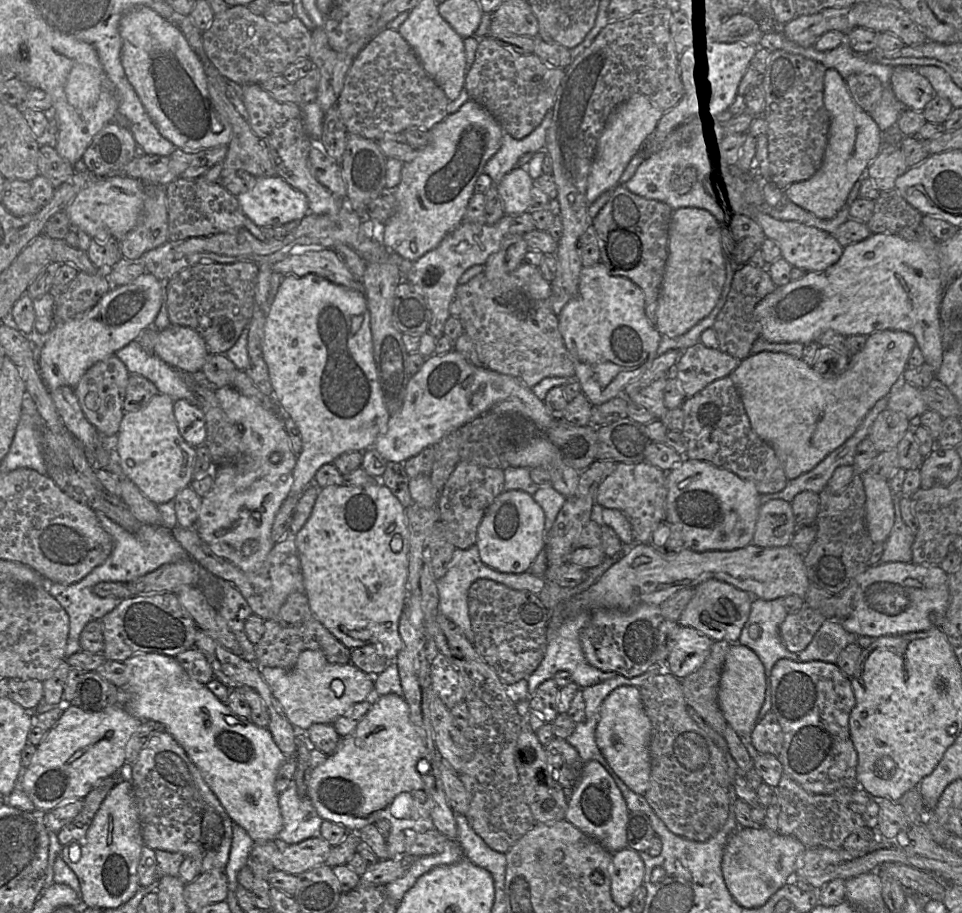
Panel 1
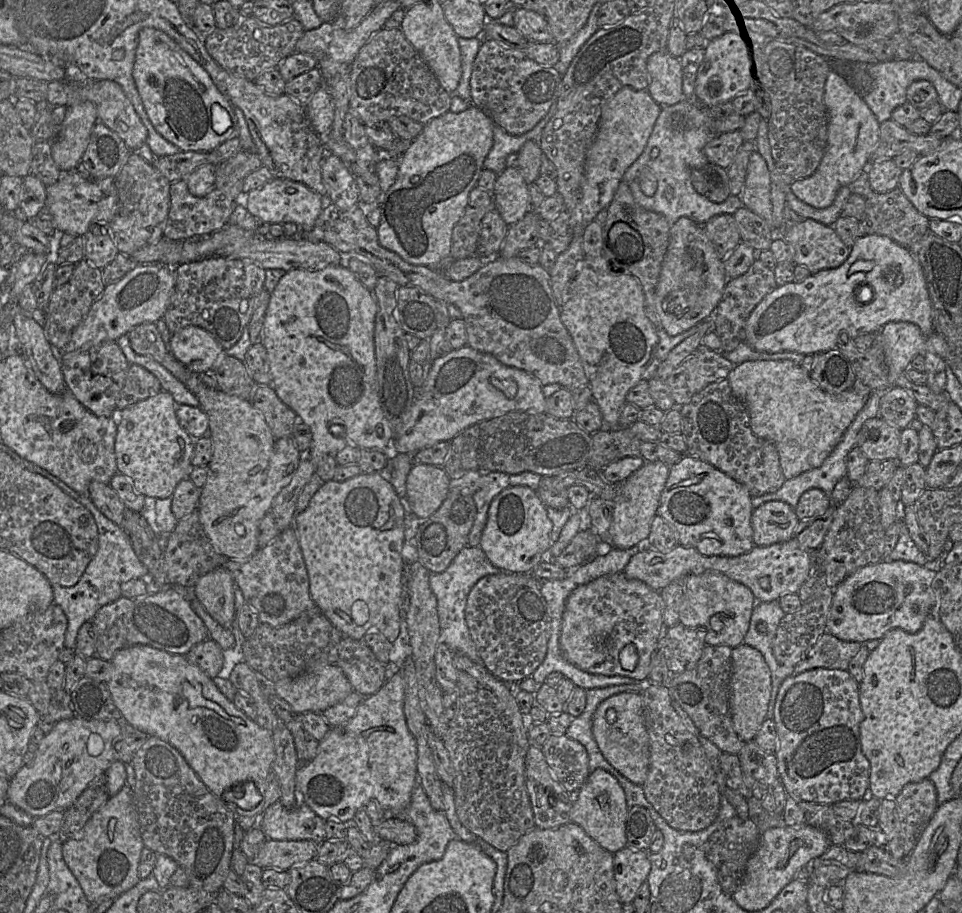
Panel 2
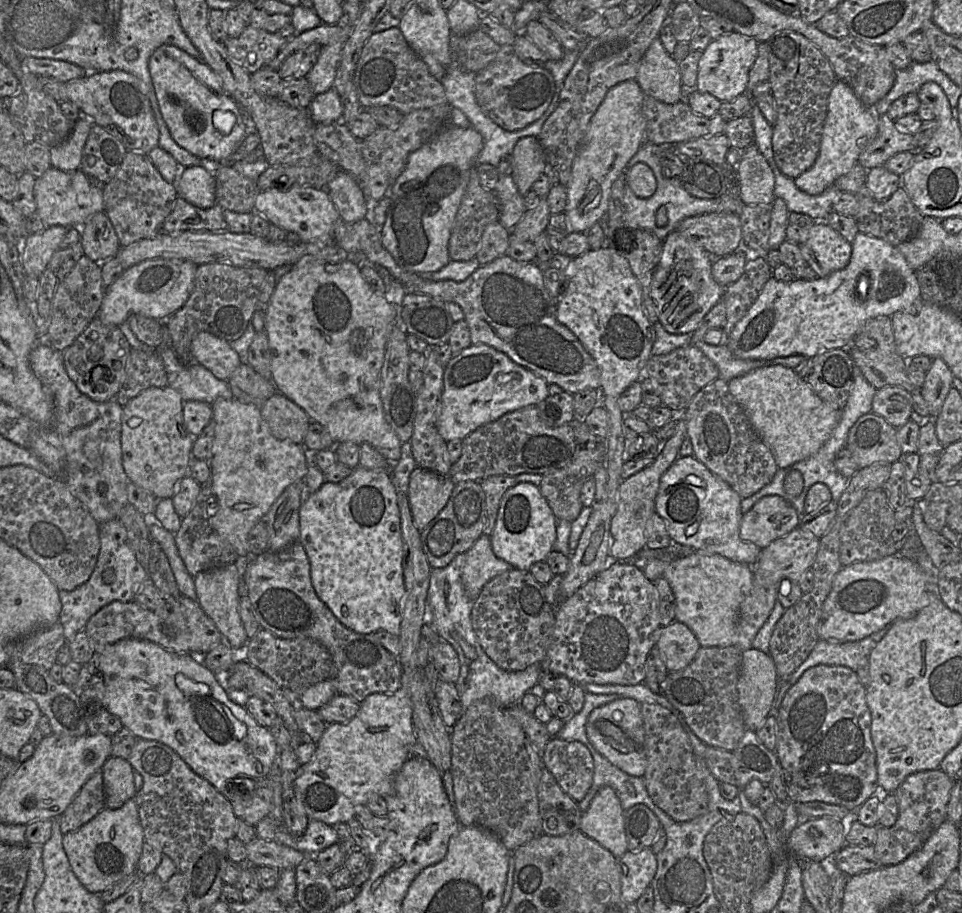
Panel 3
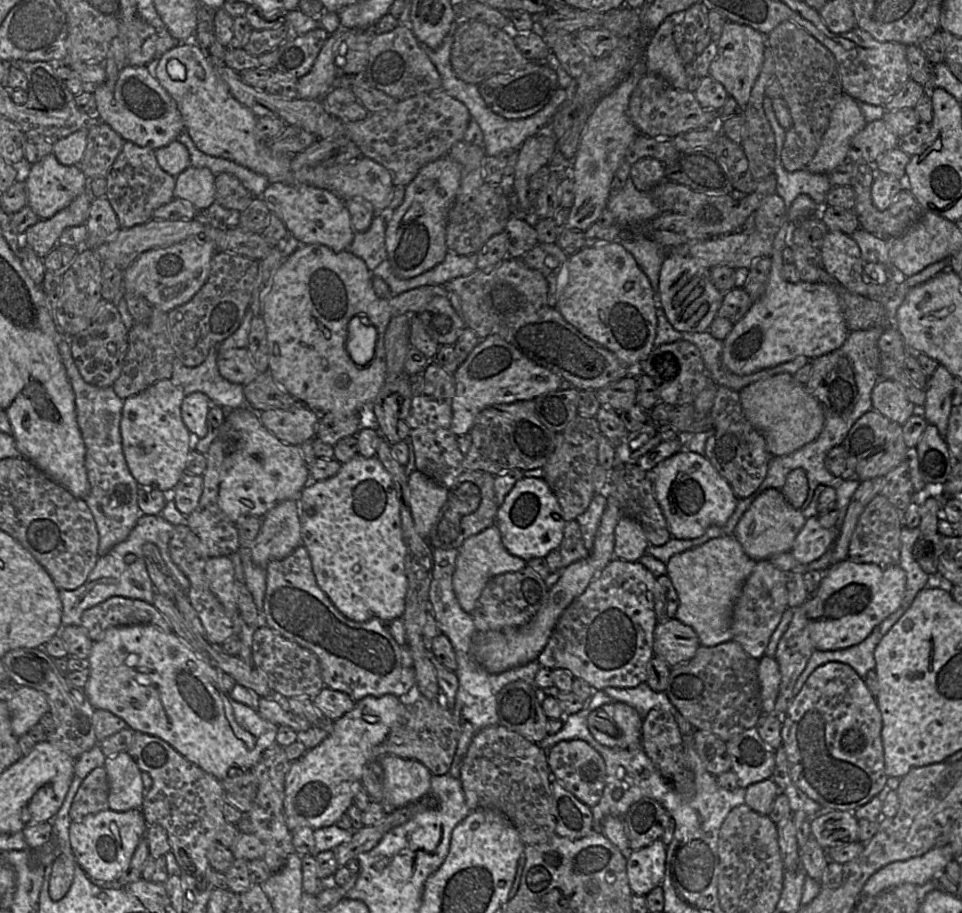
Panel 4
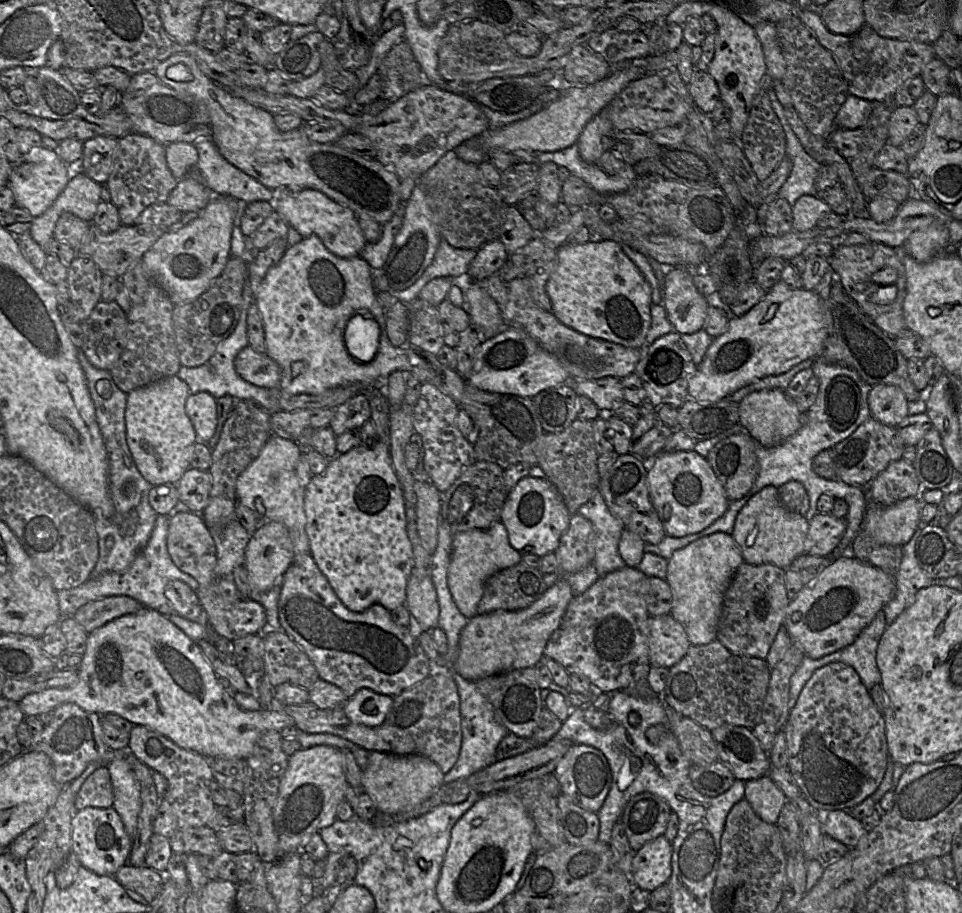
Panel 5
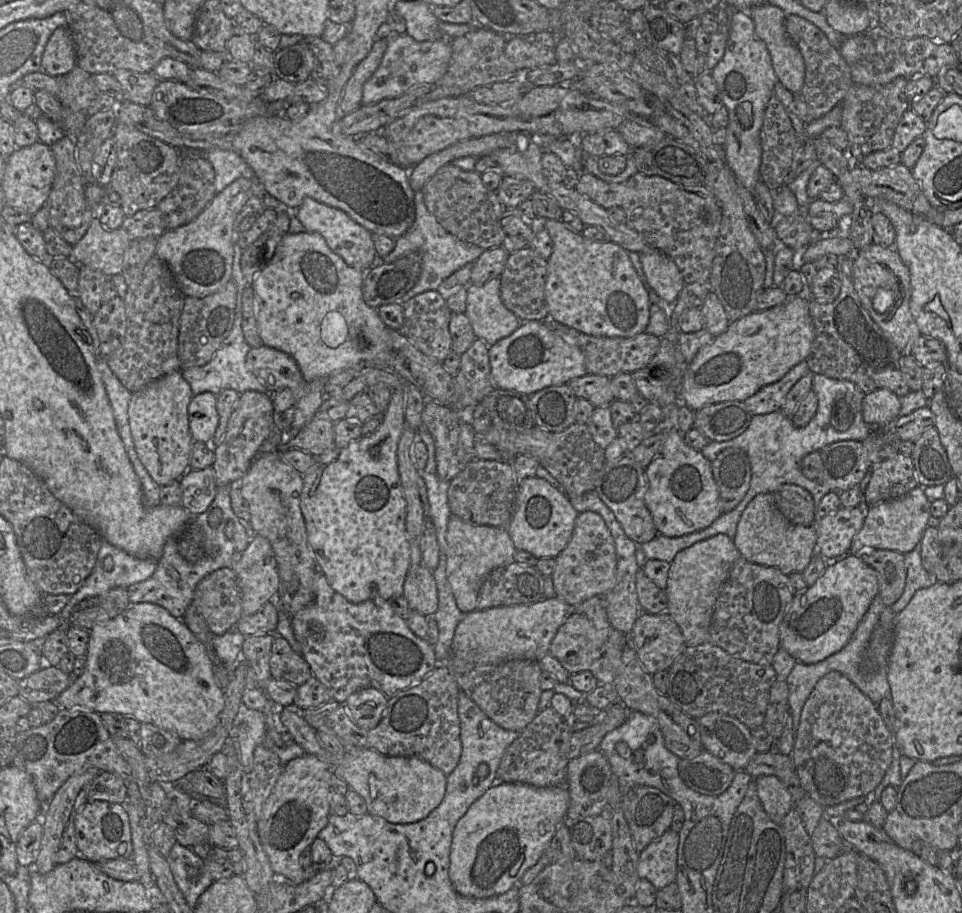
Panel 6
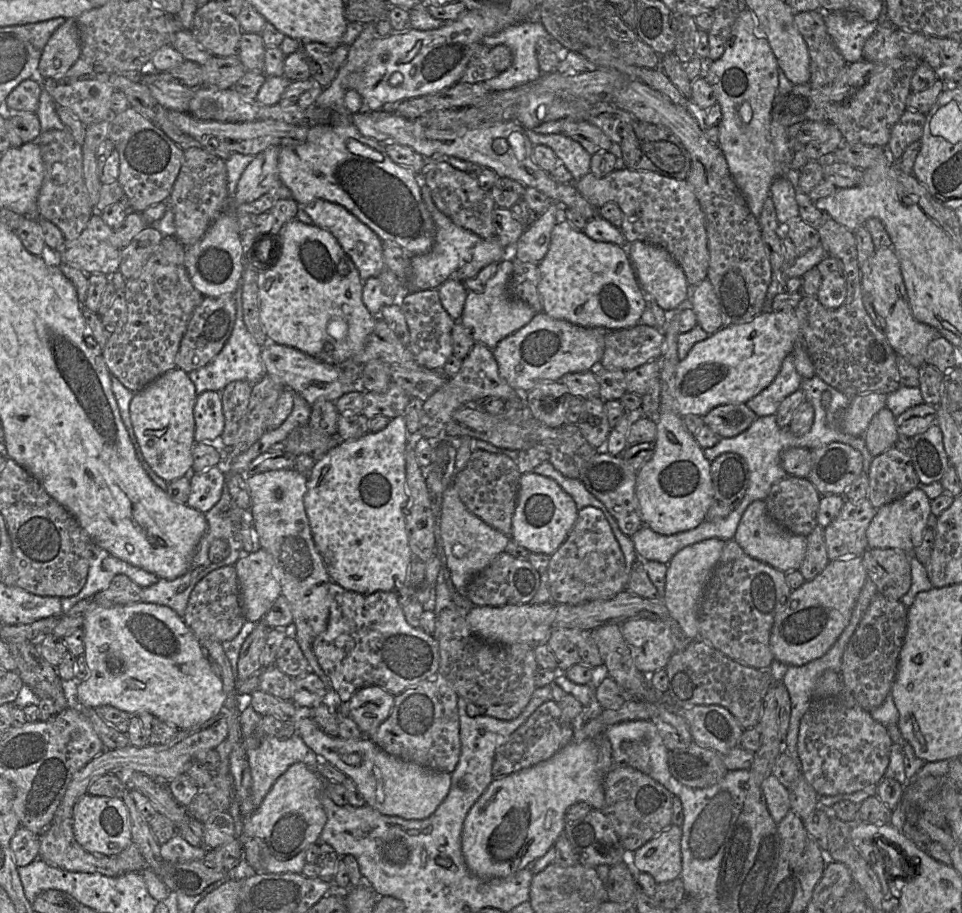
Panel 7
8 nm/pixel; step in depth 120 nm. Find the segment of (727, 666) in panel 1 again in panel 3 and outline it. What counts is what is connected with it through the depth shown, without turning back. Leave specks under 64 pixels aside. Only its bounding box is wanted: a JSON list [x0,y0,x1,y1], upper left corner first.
[737,648,777,732]

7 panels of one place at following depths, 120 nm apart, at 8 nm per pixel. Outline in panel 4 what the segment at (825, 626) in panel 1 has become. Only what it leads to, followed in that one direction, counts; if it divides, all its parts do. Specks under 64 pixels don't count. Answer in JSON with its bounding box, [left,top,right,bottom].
[792,626,883,697]

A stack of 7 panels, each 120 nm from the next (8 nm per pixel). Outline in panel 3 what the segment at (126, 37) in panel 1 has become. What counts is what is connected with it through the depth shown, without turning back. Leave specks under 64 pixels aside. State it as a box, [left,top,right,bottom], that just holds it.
[148,44,246,160]

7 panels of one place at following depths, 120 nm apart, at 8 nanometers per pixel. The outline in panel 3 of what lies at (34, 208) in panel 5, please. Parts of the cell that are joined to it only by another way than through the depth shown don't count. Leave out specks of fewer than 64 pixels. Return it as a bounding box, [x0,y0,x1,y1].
[34,167,104,227]

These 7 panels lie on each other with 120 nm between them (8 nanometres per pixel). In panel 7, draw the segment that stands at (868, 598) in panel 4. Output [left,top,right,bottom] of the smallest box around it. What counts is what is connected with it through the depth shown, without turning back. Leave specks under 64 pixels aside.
[770,556,867,666]

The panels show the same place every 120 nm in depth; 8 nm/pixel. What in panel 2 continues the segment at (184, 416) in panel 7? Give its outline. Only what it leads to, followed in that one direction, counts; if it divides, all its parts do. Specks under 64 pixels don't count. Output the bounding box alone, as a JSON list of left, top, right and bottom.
[114,391,196,498]

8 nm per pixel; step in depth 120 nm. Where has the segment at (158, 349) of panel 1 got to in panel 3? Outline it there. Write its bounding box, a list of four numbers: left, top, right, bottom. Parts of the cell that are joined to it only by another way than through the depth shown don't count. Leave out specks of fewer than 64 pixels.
[190,332,242,381]

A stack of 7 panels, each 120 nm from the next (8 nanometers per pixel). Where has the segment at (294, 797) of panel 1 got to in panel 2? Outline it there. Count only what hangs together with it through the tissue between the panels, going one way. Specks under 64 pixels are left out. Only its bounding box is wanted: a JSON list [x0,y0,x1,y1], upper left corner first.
[258,801,326,845]

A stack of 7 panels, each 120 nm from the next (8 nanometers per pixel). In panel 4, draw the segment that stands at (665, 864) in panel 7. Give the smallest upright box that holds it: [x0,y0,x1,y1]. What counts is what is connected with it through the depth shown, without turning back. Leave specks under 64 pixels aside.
[626,839,667,896]

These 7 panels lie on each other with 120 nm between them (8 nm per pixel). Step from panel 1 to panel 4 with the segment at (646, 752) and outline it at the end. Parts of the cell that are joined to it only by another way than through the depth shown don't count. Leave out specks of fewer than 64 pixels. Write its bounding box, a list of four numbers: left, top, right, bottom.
[587,701,642,748]

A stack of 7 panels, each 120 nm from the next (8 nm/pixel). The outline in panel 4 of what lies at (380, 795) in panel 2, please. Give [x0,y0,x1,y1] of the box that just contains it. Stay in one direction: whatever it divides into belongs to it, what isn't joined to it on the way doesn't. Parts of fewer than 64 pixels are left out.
[284,694,403,832]

